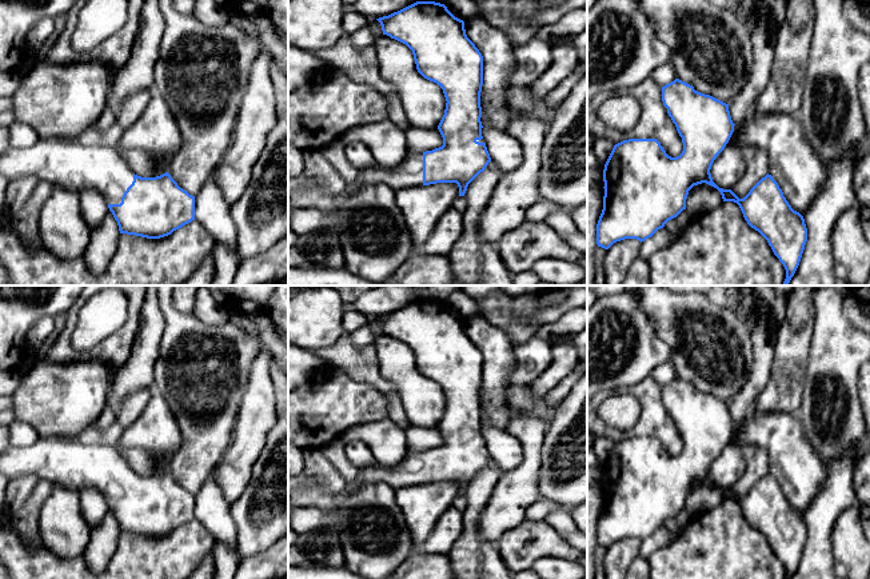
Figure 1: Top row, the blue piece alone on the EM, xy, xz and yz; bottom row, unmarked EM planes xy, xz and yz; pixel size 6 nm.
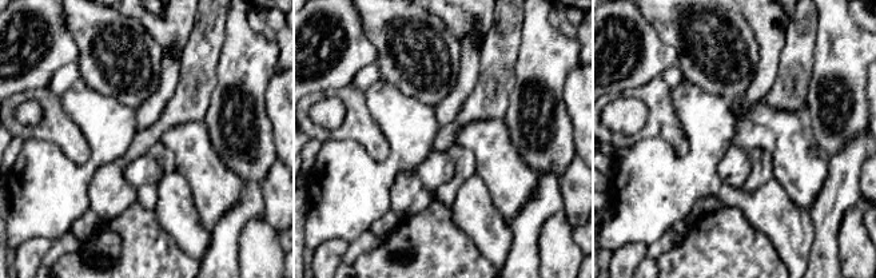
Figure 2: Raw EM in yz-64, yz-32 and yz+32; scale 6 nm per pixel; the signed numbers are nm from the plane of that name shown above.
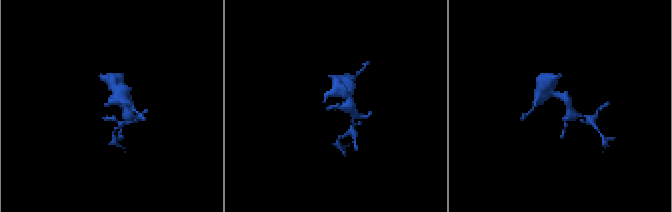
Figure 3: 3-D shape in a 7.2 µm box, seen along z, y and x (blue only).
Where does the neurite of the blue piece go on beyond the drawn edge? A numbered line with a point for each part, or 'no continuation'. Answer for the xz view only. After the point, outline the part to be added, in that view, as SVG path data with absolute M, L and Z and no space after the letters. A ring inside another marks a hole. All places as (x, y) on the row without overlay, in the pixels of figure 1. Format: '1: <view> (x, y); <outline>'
1: xz (408, 471); M408 451L394 467L382 467L378 463L360 468L358 476L348 482L339 492L347 495L363 484L386 483L394 490L423 483L423 451Z

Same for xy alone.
1: xy (64, 462); M39 438L29 447L9 446L0 455L0 474L8 482L36 475L79 492L92 487L107 503L120 503L133 471L115 446L85 446L79 439Z

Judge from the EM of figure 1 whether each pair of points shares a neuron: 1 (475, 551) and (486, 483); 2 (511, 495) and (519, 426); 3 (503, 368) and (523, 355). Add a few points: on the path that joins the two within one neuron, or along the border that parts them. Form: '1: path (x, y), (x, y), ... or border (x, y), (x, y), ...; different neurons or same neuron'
1: path (471, 534), (471, 514), (477, 500); same neuron
2: path (525, 478), (530, 467), (530, 443); same neuron
3: border (513, 344), (514, 370), (510, 376), (510, 384); different neurons

